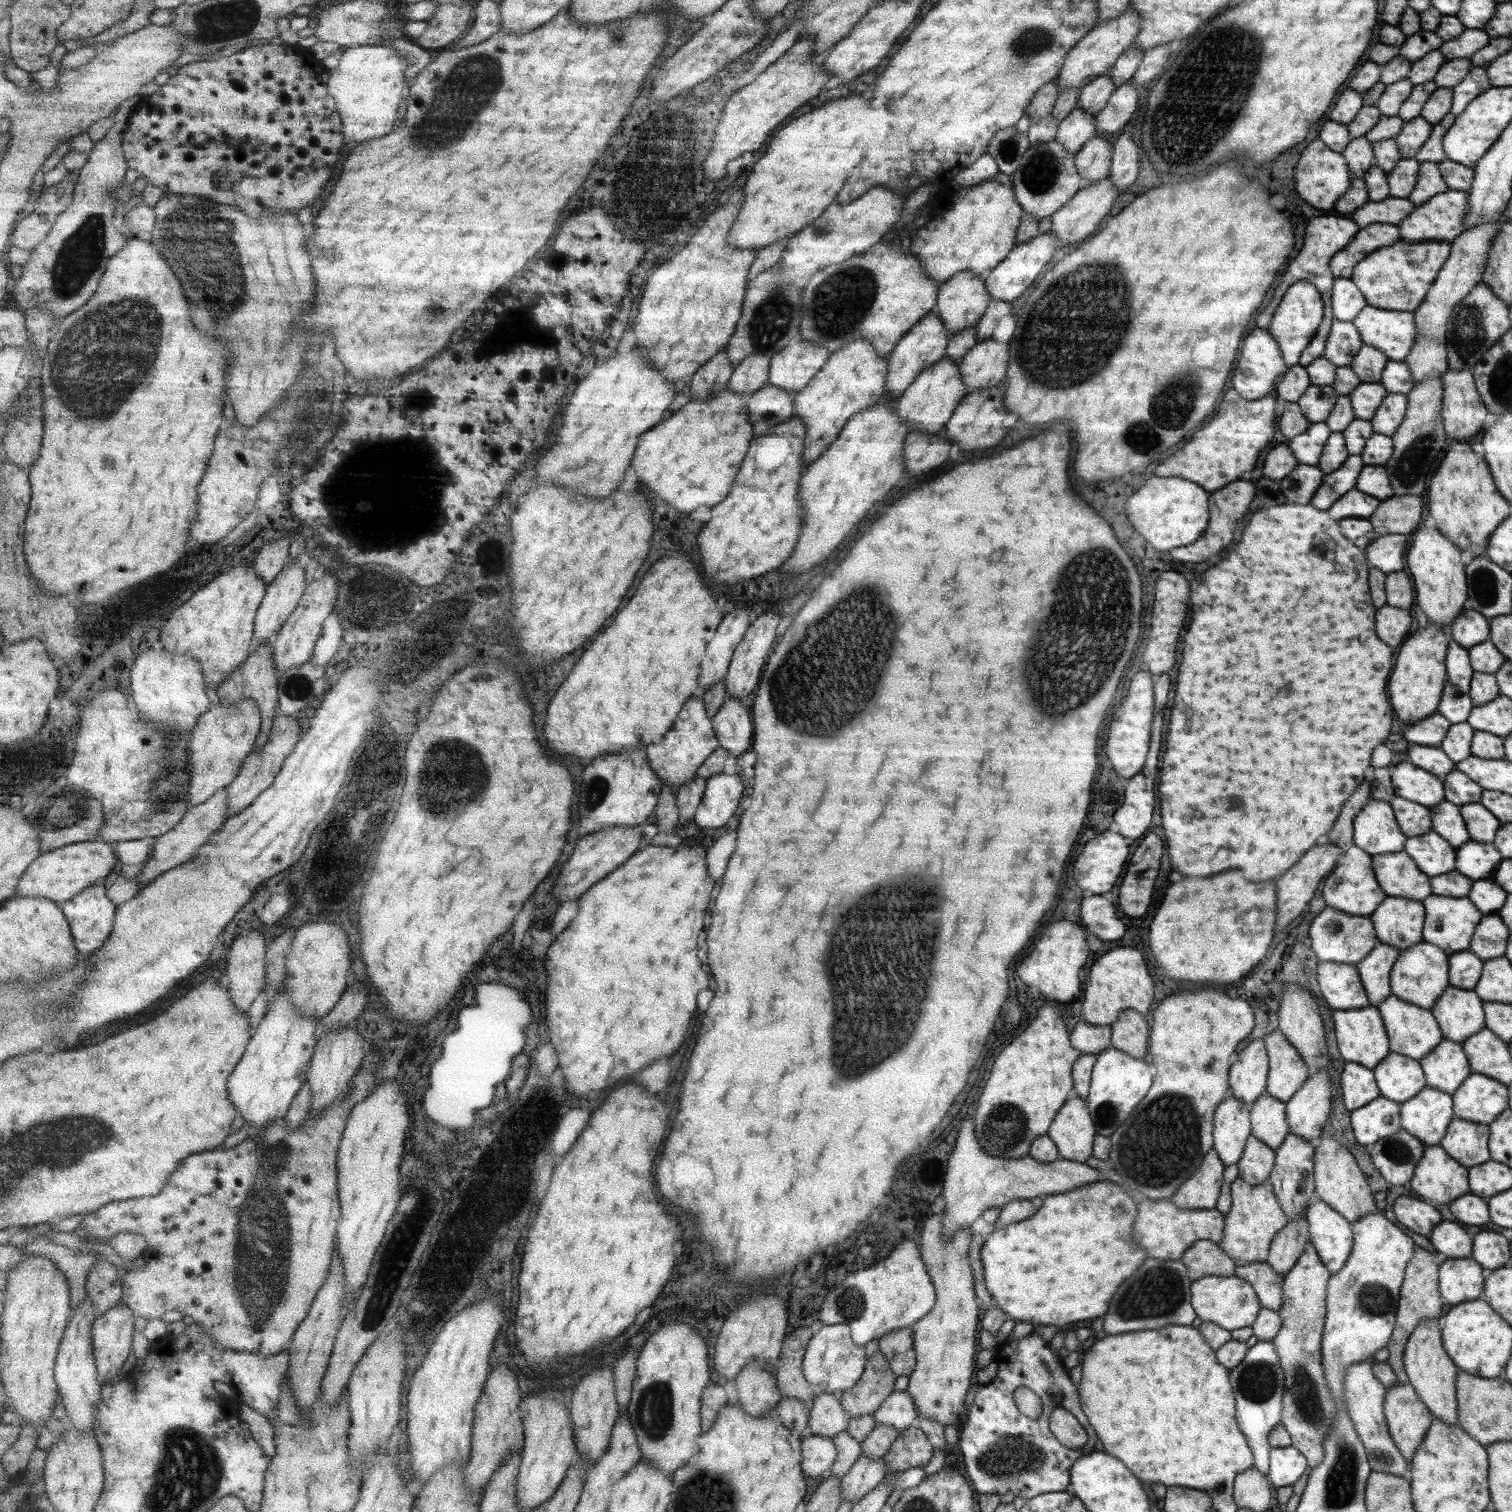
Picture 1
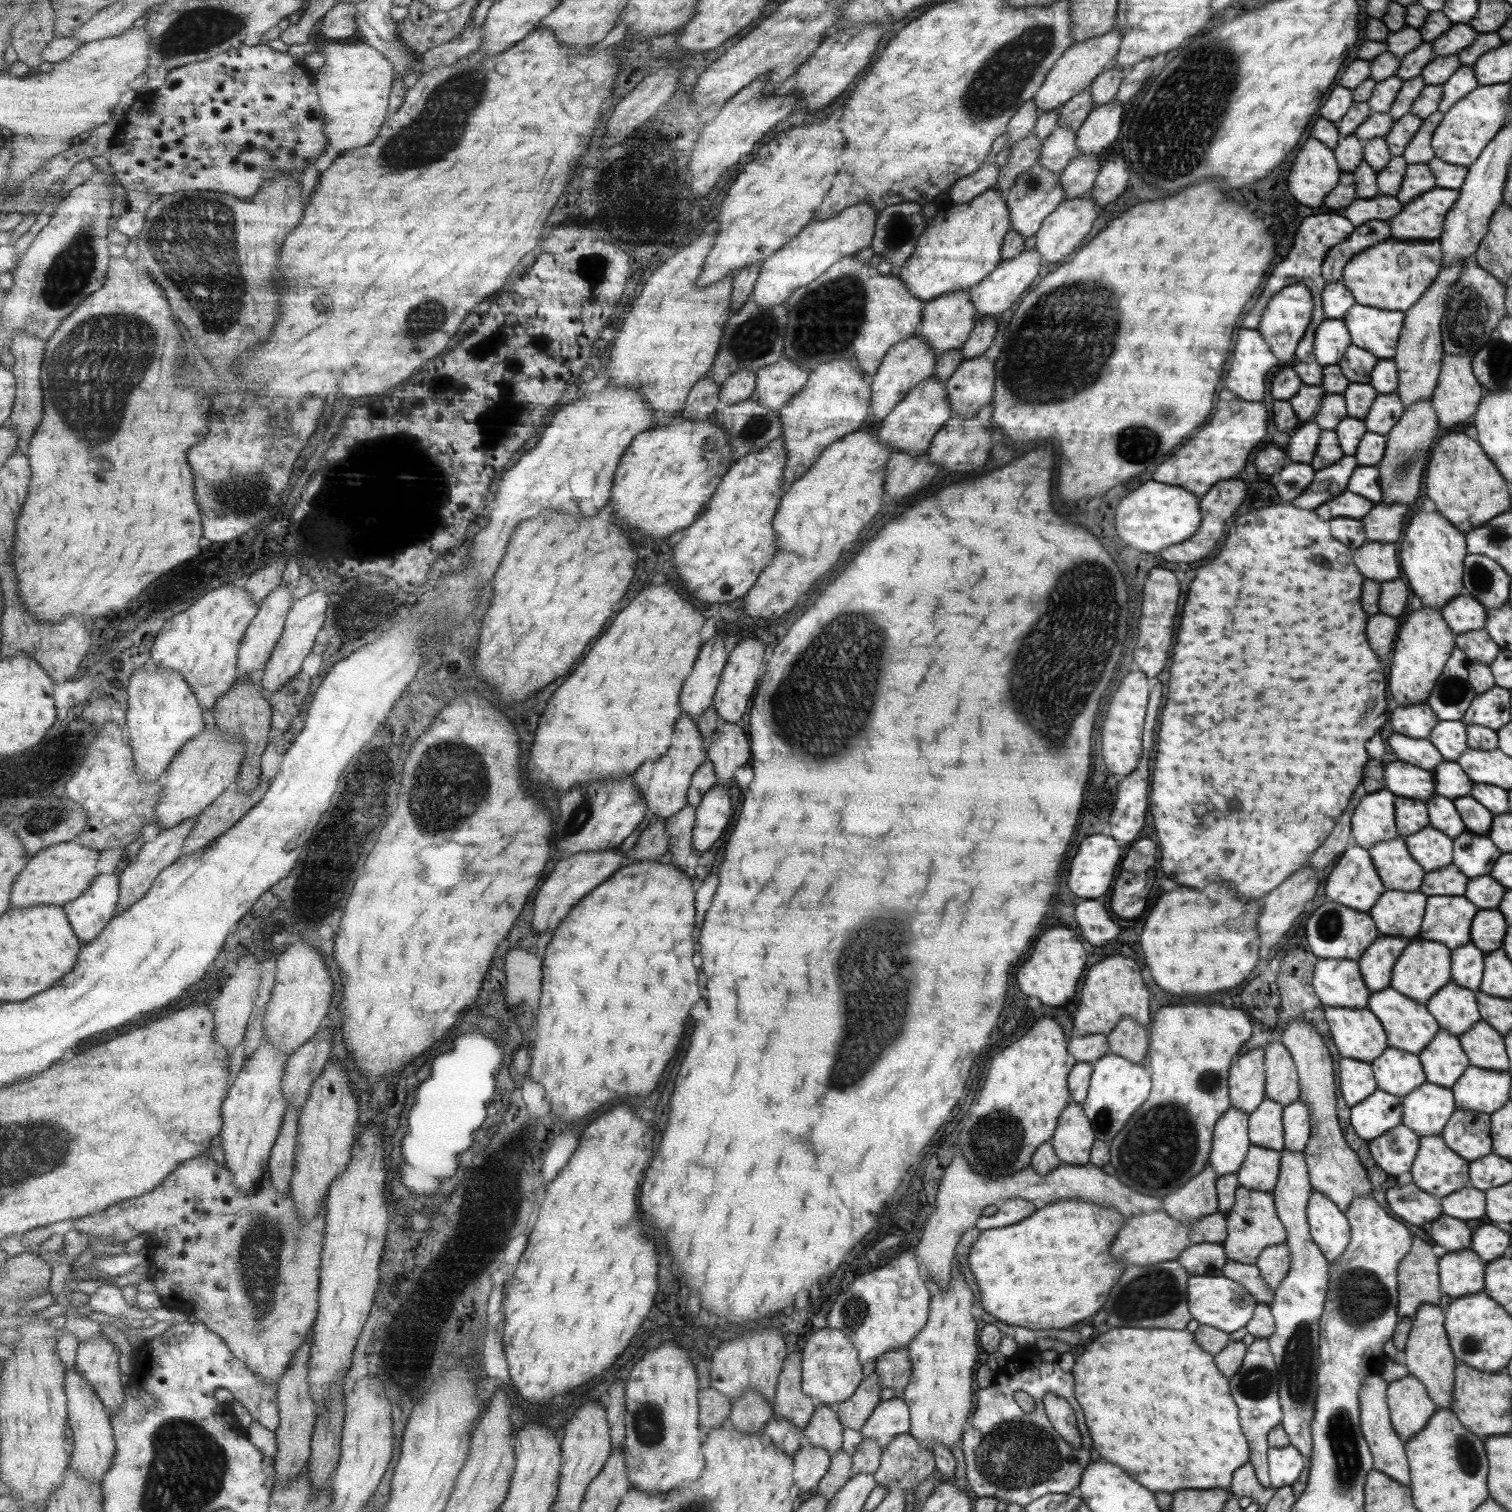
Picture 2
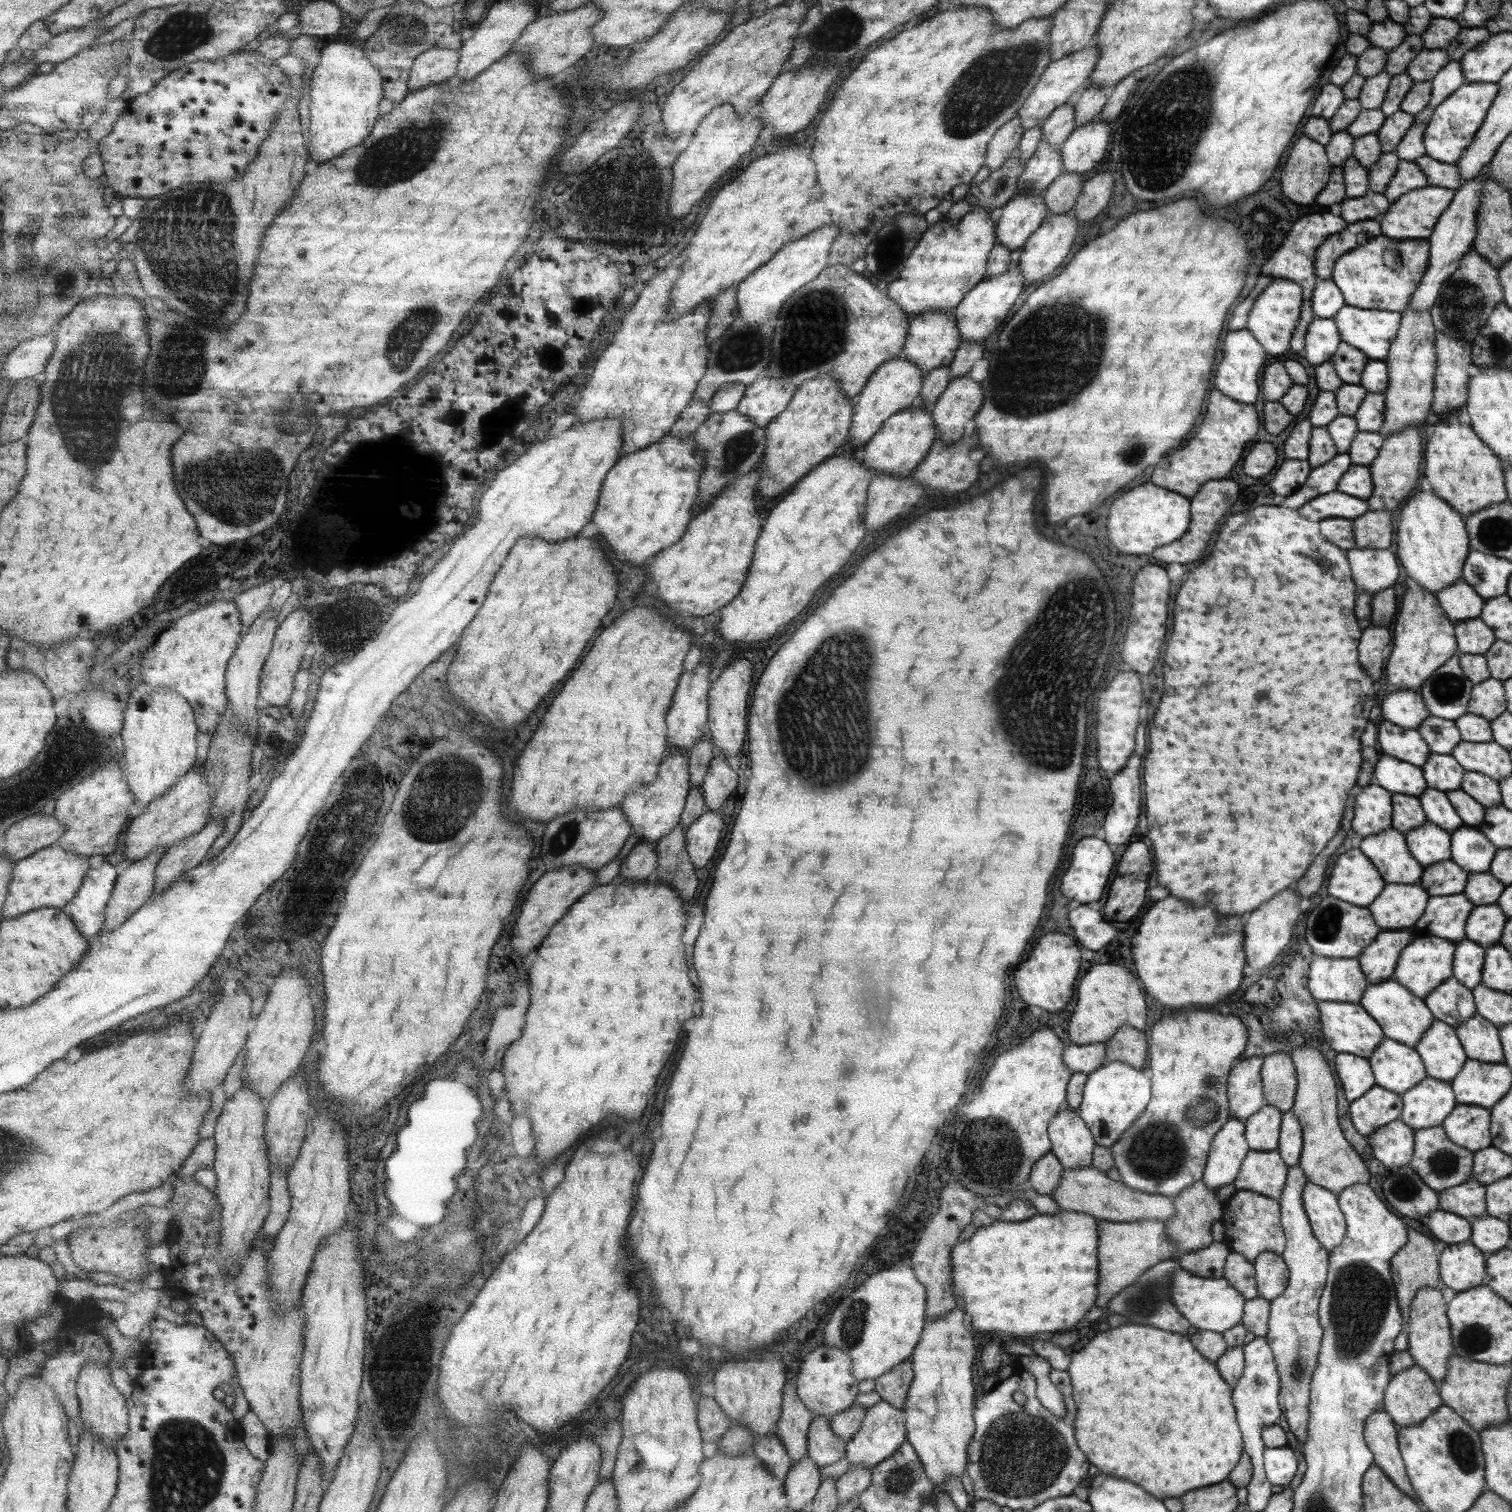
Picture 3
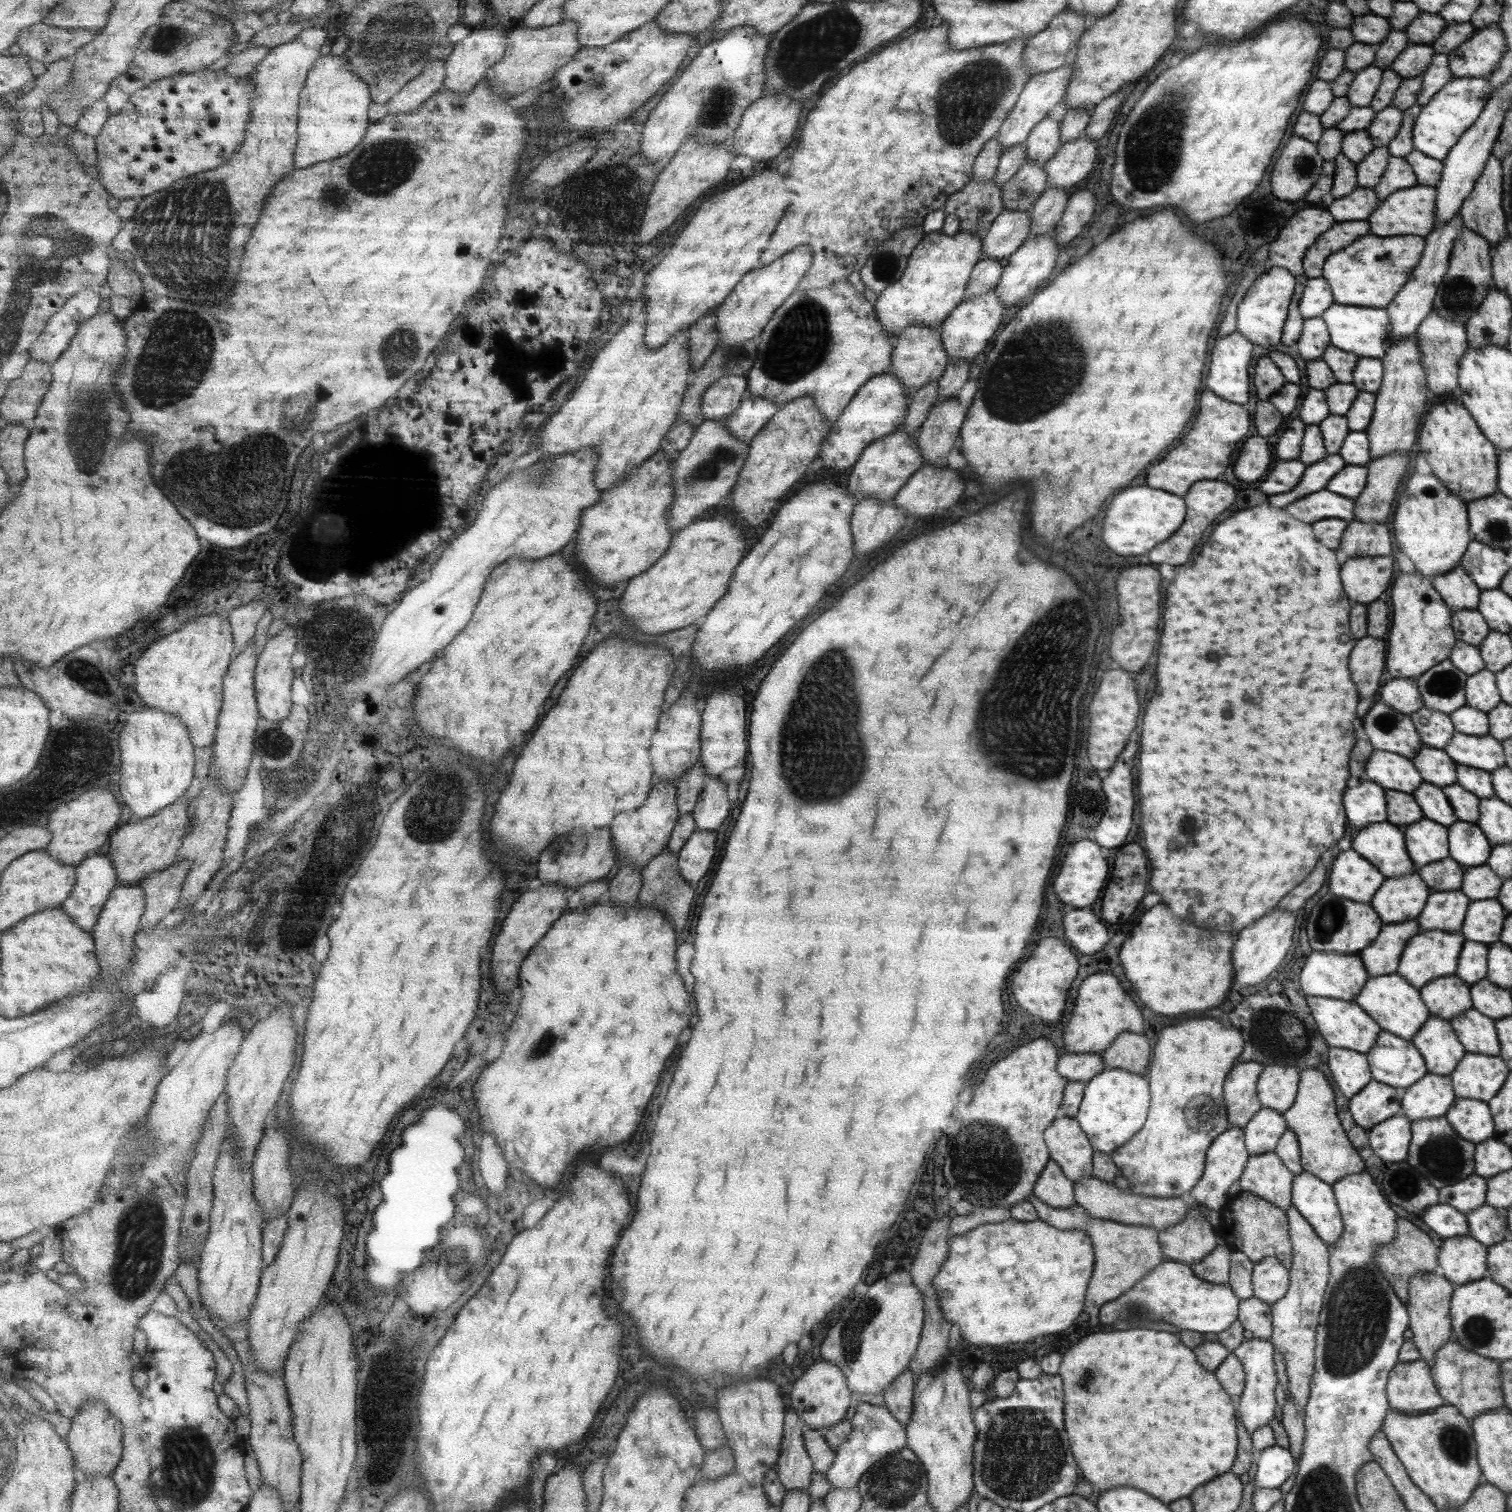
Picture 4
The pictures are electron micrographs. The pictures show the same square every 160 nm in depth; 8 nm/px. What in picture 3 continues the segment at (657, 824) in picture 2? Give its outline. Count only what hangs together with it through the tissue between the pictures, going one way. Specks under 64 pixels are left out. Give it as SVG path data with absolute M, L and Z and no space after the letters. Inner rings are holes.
M637 840L632 850L623 860L619 874L633 882L645 880L657 865L655 843Z

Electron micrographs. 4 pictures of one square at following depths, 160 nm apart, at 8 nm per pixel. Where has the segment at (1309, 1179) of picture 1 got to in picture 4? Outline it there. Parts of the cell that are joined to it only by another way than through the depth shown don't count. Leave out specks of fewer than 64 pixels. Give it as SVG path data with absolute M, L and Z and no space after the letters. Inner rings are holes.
M1291 1204L1284 1210L1288 1217L1288 1234L1292 1242L1292 1265L1288 1268L1288 1292L1279 1301L1270 1305L1272 1331L1269 1341L1275 1353L1283 1357L1287 1376L1286 1396L1295 1406L1304 1408L1308 1404L1311 1393L1312 1374L1315 1372L1316 1329L1320 1318L1320 1310L1324 1304L1325 1289L1328 1288L1328 1246L1318 1237L1312 1226L1303 1215Z

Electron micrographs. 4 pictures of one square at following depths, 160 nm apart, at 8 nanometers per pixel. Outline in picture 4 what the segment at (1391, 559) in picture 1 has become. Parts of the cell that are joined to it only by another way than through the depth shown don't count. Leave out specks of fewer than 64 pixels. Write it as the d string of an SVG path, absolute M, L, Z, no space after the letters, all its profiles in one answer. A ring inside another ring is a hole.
M1391 555L1349 558L1349 562L1341 568L1341 582L1345 582L1345 588L1343 588L1345 594L1351 602L1363 605L1368 605L1377 600L1387 590L1387 584L1391 582L1391 576L1393 576Z

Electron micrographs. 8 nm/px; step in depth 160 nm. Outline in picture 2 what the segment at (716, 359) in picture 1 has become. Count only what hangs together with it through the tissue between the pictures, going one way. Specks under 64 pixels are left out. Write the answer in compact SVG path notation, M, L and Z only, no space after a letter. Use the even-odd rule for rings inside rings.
M709 374L698 378L696 384L689 389L688 396L685 397L684 407L681 411L682 418L693 422L711 416L717 406L720 385Z

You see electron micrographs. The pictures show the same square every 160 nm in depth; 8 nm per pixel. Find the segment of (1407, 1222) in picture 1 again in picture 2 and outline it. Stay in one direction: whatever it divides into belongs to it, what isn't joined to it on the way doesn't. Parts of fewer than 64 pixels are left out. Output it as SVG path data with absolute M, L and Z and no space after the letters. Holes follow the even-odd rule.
M1412 1181L1408 1185L1394 1186L1387 1190L1386 1201L1395 1216L1419 1228L1433 1222L1443 1213L1439 1199L1427 1194Z

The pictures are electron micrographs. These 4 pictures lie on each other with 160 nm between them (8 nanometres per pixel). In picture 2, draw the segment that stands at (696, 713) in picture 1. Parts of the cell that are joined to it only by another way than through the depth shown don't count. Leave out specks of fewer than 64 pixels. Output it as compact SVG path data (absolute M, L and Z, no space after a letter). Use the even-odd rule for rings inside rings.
M681 714L681 718L677 718L667 752L656 761L645 761L638 770L634 771L636 787L642 794L652 818L657 817L665 820L687 802L692 774L706 760L706 749L707 746L705 746L695 719L690 714Z

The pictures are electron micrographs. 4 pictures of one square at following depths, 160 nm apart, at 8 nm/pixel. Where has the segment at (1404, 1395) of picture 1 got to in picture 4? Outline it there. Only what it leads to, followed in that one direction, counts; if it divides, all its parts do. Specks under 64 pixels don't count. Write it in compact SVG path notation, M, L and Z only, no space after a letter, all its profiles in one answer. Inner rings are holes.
M1419 1359L1397 1361L1386 1385L1388 1406L1401 1414L1421 1414L1443 1406L1436 1385L1431 1378L1431 1367Z

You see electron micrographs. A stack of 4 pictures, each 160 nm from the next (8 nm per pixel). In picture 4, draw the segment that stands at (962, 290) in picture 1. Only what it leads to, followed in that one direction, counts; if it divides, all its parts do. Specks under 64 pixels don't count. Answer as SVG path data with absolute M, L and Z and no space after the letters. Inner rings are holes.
M913 325L901 330L893 338L890 370L906 386L908 394L929 381L937 381L947 368L948 361L939 329Z

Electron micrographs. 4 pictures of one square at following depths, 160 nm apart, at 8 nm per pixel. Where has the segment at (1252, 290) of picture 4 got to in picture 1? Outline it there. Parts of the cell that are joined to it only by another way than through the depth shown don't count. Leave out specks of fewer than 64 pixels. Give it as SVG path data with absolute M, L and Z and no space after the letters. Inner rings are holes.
M1297 281L1292 286L1289 286L1268 328L1270 334L1278 342L1281 354L1284 356L1287 365L1298 364L1301 353L1312 342L1323 316L1324 303L1320 293L1313 287L1312 283Z

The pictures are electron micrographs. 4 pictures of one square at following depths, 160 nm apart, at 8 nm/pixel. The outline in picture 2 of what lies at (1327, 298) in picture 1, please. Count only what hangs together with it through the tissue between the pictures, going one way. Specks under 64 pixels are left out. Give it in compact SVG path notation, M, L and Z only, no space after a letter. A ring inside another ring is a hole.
M1337 213L1307 216L1307 218L1301 222L1301 226L1299 226L1299 230L1297 230L1297 234L1295 234L1295 244L1293 244L1293 248L1289 250L1287 258L1285 258L1281 264L1277 264L1277 266L1275 266L1273 274L1269 276L1269 282L1265 284L1263 294L1261 294L1261 296L1259 296L1259 300L1257 300L1257 304L1255 304L1255 306L1251 308L1251 312L1245 316L1245 326L1242 326L1242 328L1245 327L1246 329L1255 330L1260 325L1264 309L1268 306L1268 302L1272 300L1274 294L1279 293L1285 287L1293 284L1305 284L1305 286L1307 286L1312 292L1314 309L1312 310L1312 320L1310 321L1308 330L1304 334L1304 338L1300 341L1300 344L1297 345L1296 357L1299 362L1307 362L1307 358L1309 358L1309 356L1311 356L1311 352L1313 352L1316 330L1318 329L1318 326L1320 326L1321 322L1326 319L1321 291L1324 290L1327 283L1321 274L1322 263L1324 262L1324 258L1326 257L1326 254L1328 254L1329 249L1331 249L1332 246L1345 241L1346 238L1349 237L1349 234L1353 232L1353 226L1351 226L1351 224L1353 223L1349 222L1347 218L1337 216Z

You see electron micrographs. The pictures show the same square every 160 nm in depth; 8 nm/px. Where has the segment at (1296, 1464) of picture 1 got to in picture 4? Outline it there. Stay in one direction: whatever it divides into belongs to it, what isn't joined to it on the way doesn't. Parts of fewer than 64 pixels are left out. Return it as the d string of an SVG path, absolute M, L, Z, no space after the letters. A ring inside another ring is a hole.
M1278 1445L1256 1452L1255 1463L1257 1470L1253 1481L1254 1488L1279 1489L1279 1486L1289 1478L1289 1472L1293 1474L1295 1466L1289 1451L1286 1448L1279 1448Z

